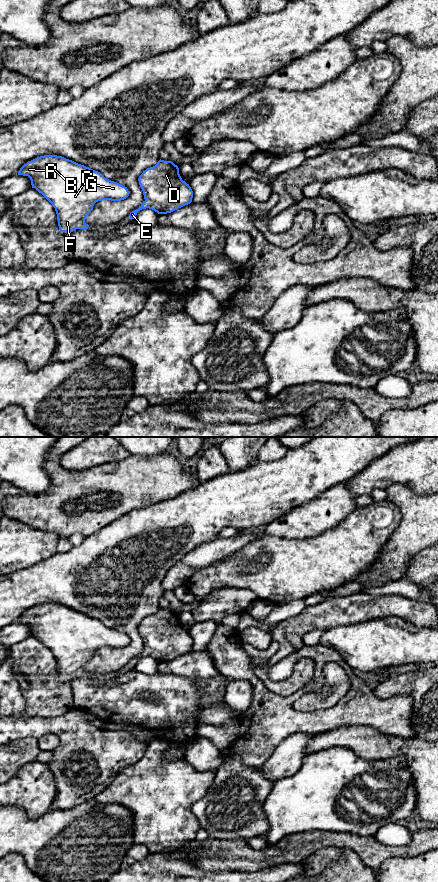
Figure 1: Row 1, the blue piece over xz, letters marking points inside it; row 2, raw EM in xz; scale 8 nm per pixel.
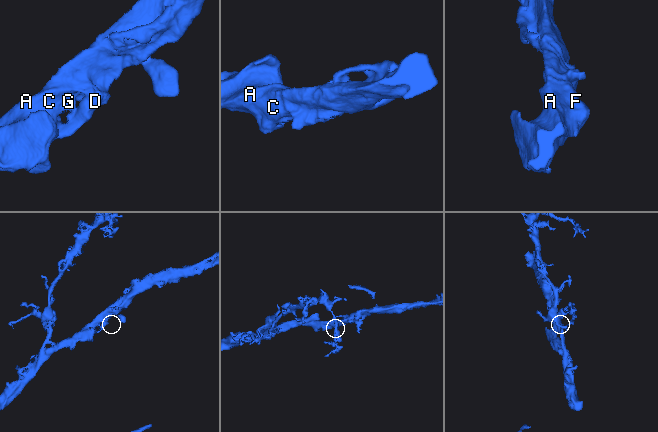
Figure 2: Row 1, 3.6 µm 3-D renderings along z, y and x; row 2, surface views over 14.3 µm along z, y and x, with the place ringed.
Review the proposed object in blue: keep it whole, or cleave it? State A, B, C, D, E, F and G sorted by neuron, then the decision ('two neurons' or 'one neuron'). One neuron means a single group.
groups A B C D E F G; one neuron

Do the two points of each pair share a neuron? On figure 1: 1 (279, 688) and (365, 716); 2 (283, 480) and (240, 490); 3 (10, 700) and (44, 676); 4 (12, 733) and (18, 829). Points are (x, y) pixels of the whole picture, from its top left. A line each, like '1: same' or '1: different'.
1: different
2: same
3: different
4: different

